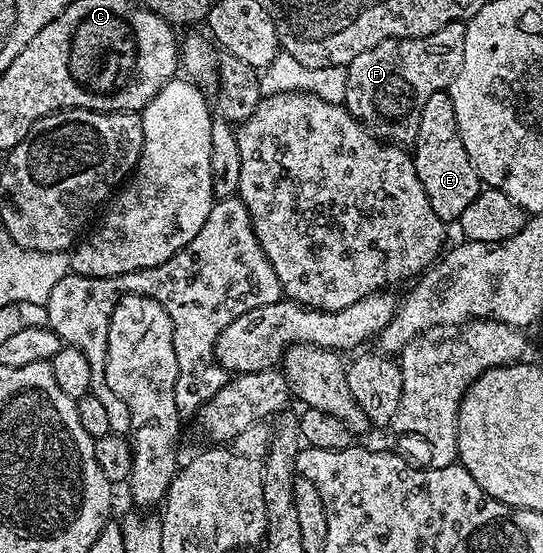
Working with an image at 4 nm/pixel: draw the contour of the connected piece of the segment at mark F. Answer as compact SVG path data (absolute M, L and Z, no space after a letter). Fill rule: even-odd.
M451 21L431 35L419 36L417 39L387 39L364 53L357 54L357 57L346 65L345 94L342 101L344 108L380 139L401 146L412 145L425 102L432 93L448 89L456 70L459 69L464 56L465 32L466 25L462 21Z

